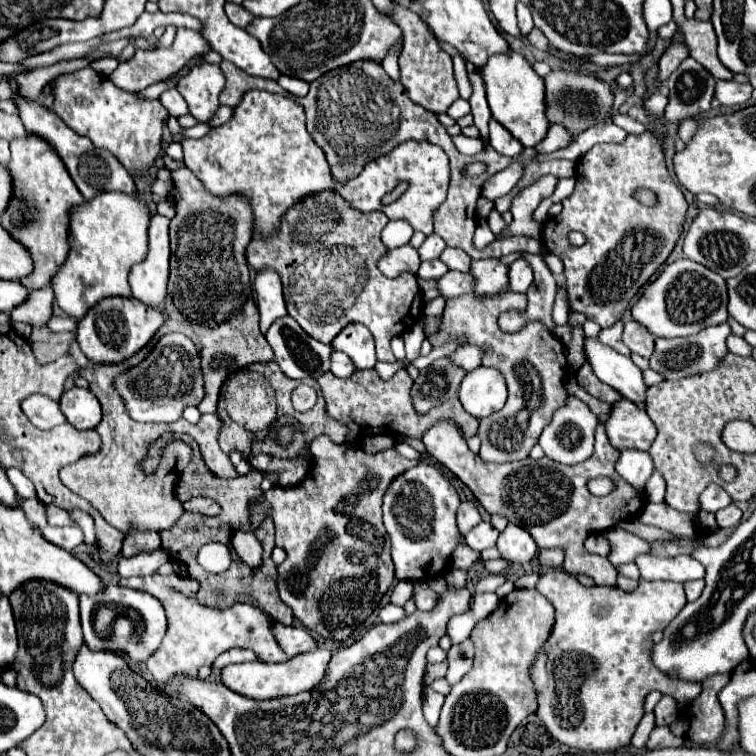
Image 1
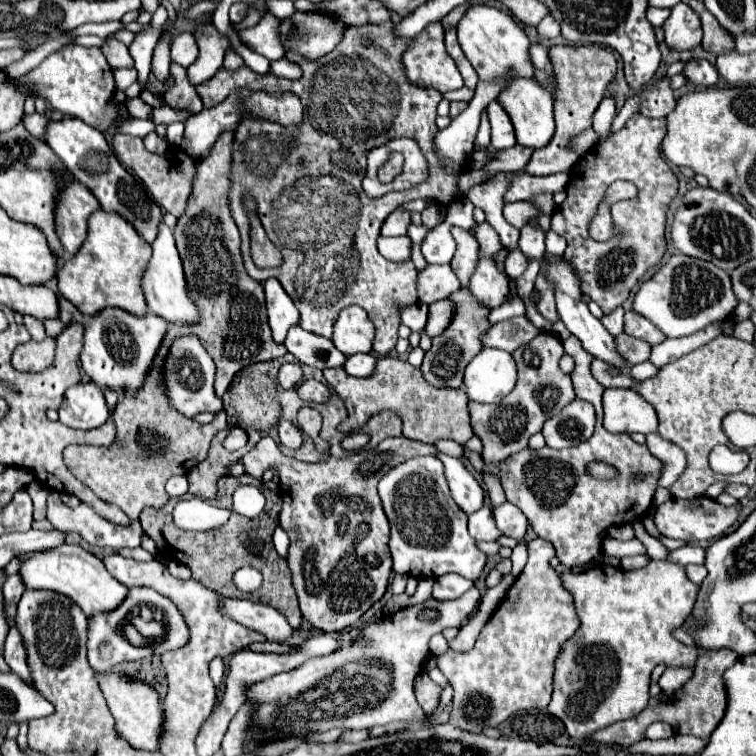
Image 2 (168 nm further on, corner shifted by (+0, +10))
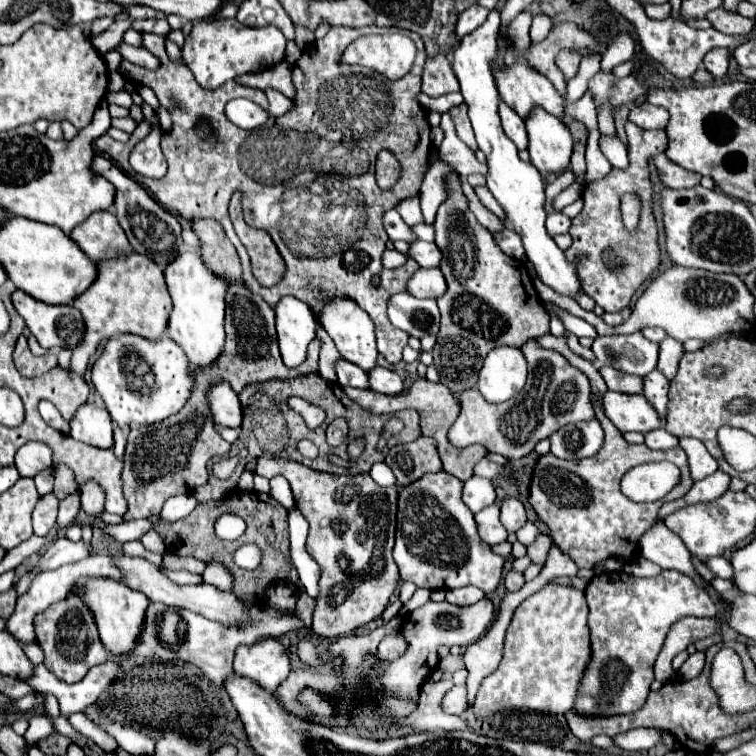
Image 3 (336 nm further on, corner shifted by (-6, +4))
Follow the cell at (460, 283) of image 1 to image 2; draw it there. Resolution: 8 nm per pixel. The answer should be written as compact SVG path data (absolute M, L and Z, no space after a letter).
M427 265L417 273L417 293L419 299L427 305L439 299L447 299L457 289L459 281L449 265Z

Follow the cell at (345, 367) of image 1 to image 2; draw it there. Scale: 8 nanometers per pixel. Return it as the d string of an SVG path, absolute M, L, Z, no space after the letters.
M357 353L353 357L347 357L345 371L353 377L371 377L375 373L377 357L373 353Z

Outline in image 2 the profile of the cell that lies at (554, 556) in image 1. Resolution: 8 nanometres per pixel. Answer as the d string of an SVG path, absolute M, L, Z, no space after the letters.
M545 539L529 541L529 561L523 573L517 577L513 587L507 591L505 599L499 603L487 625L483 627L475 647L467 653L447 651L437 657L437 667L455 687L451 717L461 729L481 733L483 727L497 727L516 715L519 711L546 709L553 693L553 671L555 659L565 641L569 641L579 629L579 617L575 613L573 595L563 587L559 573L549 565L555 557L555 549Z

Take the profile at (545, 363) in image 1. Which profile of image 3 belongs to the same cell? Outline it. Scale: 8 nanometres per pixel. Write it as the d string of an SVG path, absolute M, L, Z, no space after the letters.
M527 341L521 351L529 363L529 377L523 391L513 399L493 405L487 403L477 389L455 393L455 397L461 401L461 415L449 429L449 441L455 447L479 443L487 447L487 451L515 461L529 455L541 439L547 439L559 427L595 417L589 399L591 385L585 373L575 369L561 353L543 349L535 341Z

